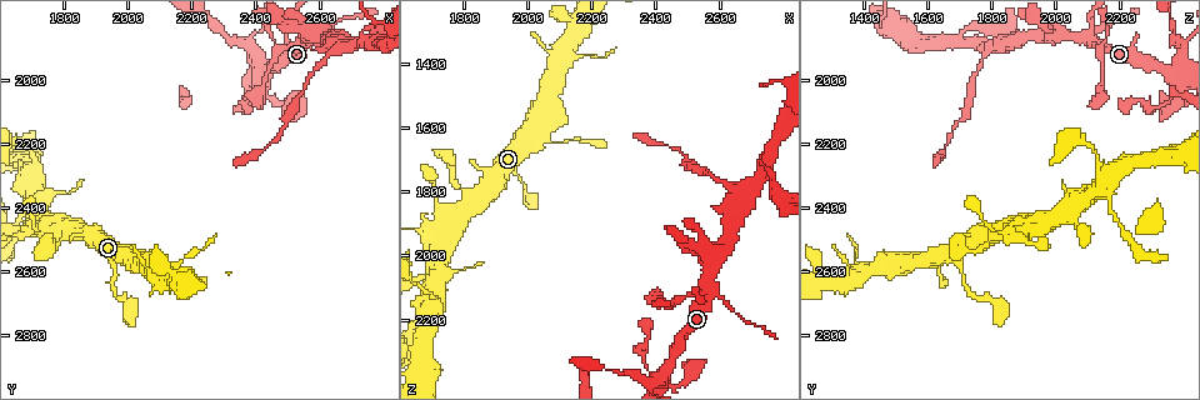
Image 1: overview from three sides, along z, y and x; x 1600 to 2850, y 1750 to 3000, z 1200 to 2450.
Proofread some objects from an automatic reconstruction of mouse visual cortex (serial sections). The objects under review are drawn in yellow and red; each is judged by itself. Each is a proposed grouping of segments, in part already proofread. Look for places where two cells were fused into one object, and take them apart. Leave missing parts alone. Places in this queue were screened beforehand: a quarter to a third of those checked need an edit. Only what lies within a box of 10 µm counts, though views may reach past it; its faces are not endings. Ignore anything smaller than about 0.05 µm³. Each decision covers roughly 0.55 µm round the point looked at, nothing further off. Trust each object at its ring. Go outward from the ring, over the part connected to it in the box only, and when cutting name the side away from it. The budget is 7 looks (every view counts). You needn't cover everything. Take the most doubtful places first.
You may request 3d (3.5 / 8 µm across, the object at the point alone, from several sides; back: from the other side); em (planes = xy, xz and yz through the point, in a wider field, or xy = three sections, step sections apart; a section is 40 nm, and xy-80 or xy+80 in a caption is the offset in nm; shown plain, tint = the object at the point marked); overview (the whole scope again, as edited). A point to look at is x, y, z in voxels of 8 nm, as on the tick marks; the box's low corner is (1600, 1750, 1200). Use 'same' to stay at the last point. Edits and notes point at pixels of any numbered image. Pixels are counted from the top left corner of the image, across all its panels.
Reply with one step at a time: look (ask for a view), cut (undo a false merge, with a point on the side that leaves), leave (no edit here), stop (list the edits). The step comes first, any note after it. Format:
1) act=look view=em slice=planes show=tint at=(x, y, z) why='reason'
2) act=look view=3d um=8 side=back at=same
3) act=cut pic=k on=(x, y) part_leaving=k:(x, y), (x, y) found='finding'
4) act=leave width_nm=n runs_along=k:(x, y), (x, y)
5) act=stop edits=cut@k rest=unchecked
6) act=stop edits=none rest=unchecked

act=look view=3d um=3.5 at=(2550, 1830, 2110) why='abrupt turn'

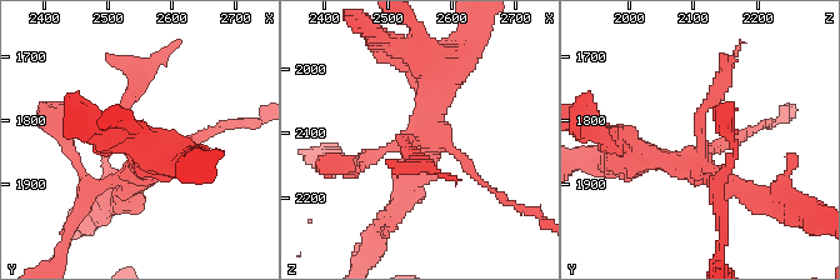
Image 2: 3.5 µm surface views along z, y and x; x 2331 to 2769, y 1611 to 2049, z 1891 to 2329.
act=look view=em slice=planes show=tint at=(2545, 1830, 2115)

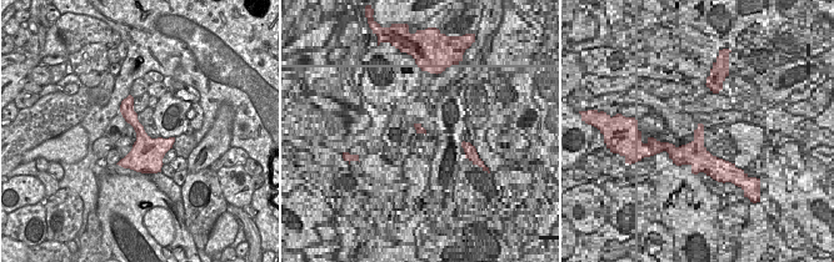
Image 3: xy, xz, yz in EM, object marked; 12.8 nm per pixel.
act=look view=em slice=xy step=1 show=tint at=same

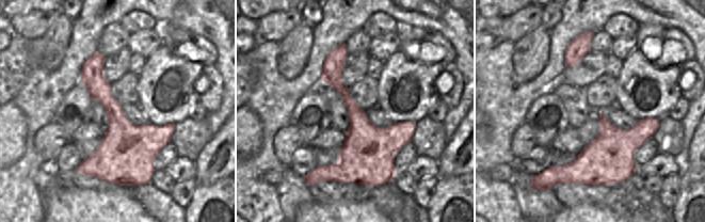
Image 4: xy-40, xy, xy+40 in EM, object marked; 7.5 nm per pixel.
act=leave width_nm=300 runs_along=2:(743, 190), (698, 163), (698, 121), (726, 90) found='one cell here'

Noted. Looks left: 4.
act=look view=3d um=3.5 at=(2640, 1920, 1790) why='three-way junction'

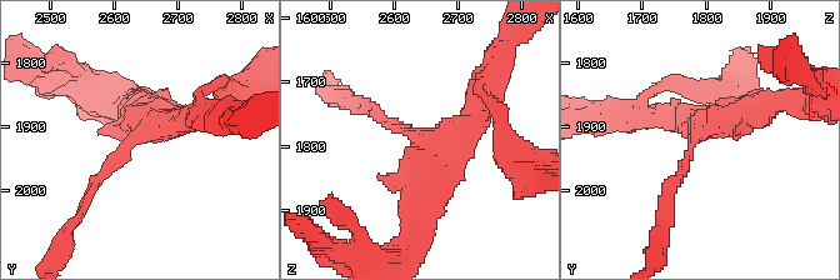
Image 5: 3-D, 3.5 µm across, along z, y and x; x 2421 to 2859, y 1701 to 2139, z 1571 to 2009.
act=look view=em slice=xy step=5 show=tint at=(2630, 1925, 1780) arms=3 arm_widths_nm=150,300,350

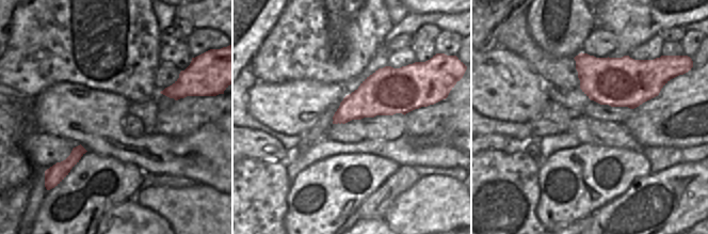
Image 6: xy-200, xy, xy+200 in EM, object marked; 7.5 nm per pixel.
act=cut pic=5 on=(375, 114) part_leaving=5:(401, 129), (340, 96) found='two cells meet here'

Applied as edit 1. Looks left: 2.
act=look view=3d um=8 at=(1820, 2490, 1810) why='abrupt turn'

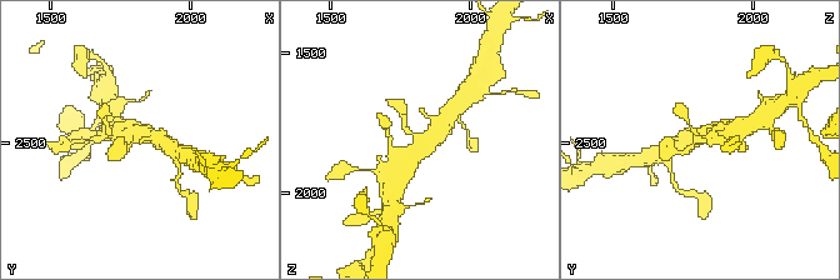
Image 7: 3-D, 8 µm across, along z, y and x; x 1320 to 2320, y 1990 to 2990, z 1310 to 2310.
act=look view=em slice=xy step=1 show=tint at=same

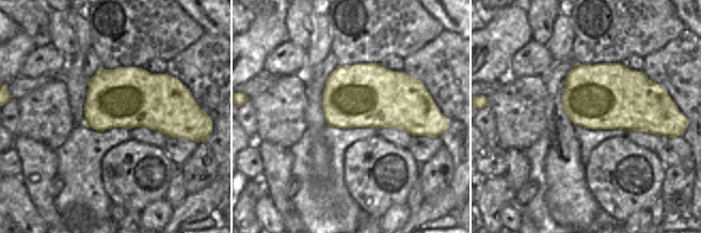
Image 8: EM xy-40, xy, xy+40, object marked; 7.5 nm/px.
act=leave runs_along=7:(434, 133), (400, 168), (393, 188) found='all the same cell'

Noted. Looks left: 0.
act=stop edits=cut@5 rest=unchecked

